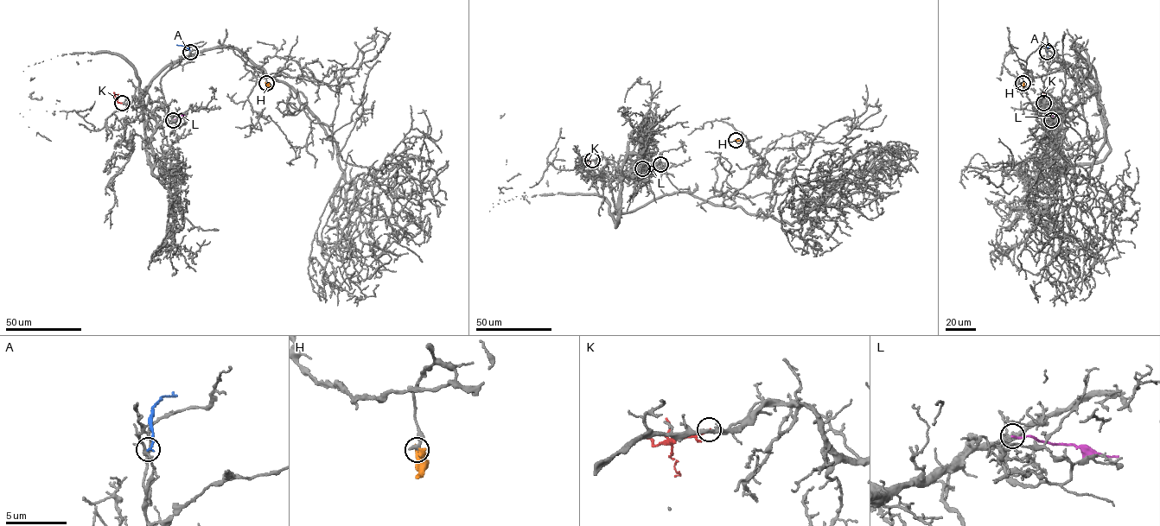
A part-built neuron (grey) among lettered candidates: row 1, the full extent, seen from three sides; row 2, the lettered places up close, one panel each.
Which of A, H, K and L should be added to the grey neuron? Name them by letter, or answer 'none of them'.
K

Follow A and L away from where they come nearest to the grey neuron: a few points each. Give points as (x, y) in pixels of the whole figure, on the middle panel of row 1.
A: (660, 164), (646, 167)
L: (642, 168), (656, 171)

